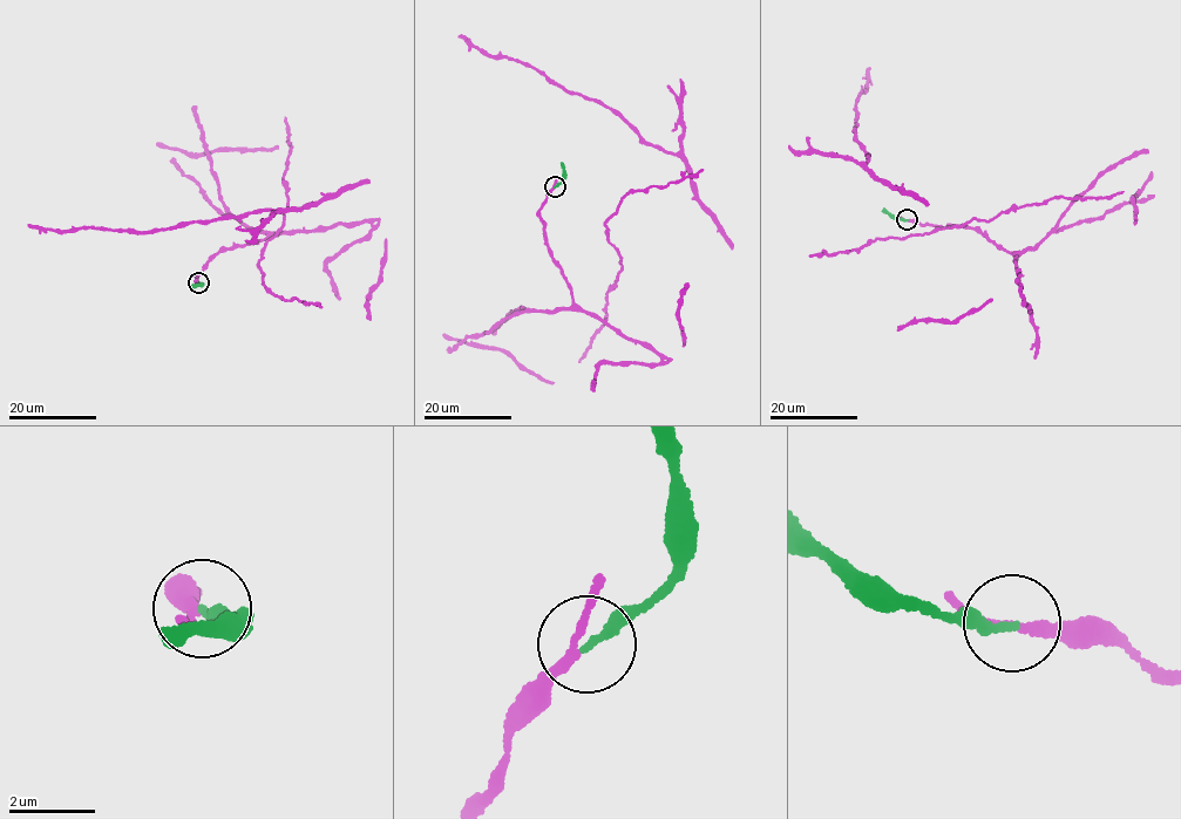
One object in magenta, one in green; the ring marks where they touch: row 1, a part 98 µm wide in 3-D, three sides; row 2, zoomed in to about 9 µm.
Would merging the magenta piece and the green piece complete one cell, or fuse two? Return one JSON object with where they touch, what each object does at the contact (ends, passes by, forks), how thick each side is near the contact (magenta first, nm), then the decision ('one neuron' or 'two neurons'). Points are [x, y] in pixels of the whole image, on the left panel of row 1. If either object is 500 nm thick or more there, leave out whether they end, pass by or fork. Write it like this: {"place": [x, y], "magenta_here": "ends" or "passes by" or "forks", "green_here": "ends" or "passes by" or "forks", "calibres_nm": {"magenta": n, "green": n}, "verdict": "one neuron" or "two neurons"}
{"place": [198, 282], "magenta_here": "passes by", "green_here": "ends", "calibres_nm": {"magenta": 200, "green": 220}, "verdict": "one neuron"}

